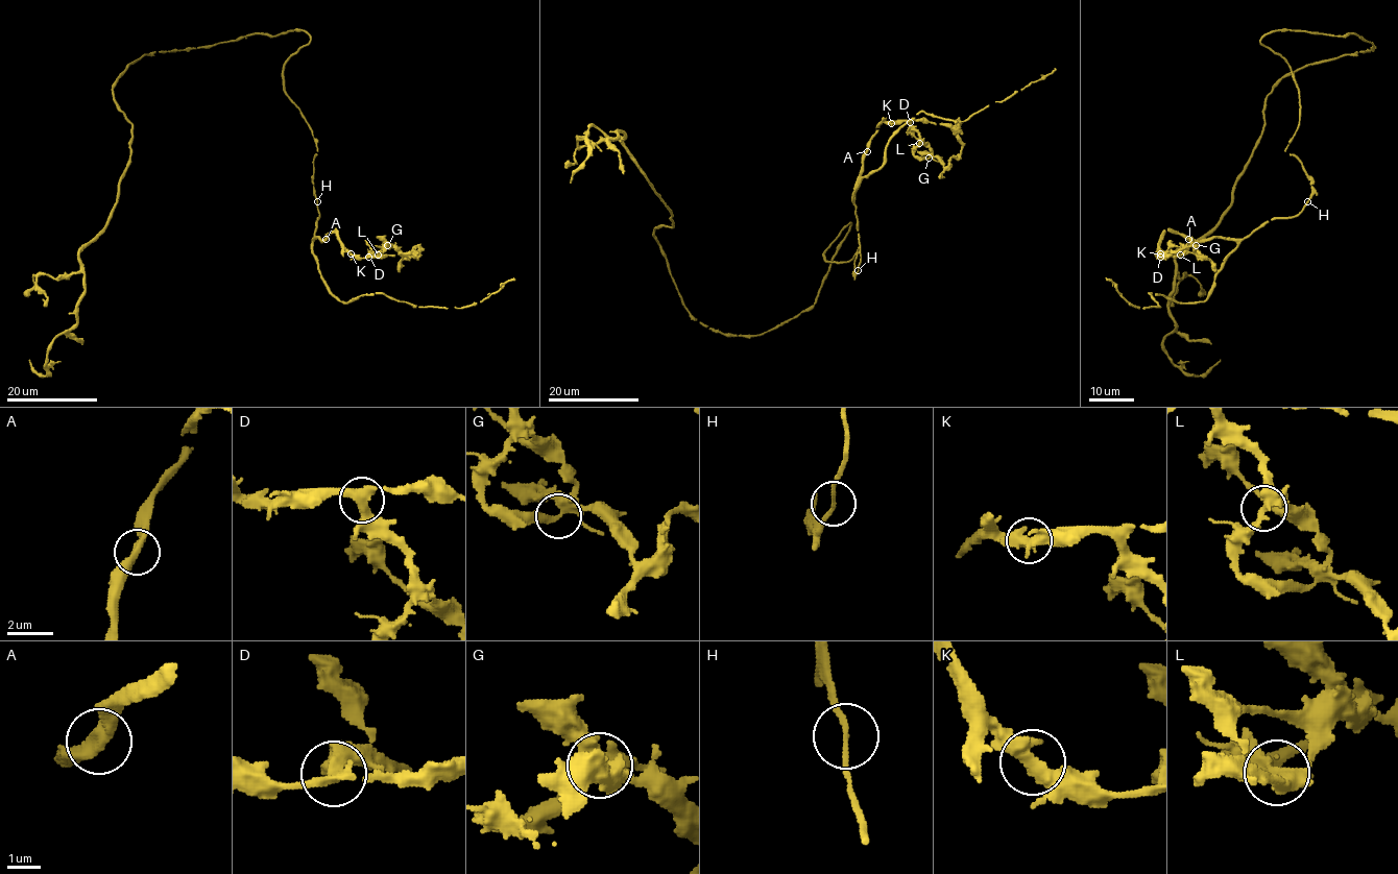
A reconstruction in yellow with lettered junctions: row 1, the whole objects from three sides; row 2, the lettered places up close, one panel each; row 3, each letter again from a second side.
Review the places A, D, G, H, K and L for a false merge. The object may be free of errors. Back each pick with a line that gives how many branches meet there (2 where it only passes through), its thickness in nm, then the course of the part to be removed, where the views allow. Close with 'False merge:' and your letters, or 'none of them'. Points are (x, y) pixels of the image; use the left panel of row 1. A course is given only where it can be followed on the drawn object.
False merge: none of them

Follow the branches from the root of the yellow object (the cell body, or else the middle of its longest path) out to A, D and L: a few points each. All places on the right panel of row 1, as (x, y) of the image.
A: (1321, 33), (1260, 41), (1298, 89), (1285, 151), (1310, 181), (1307, 204), (1242, 239), (1188, 239)
D: (1321, 33), (1260, 41), (1298, 89), (1285, 151), (1310, 181), (1307, 204), (1242, 239), (1167, 229), (1160, 256)
L: (1321, 33), (1260, 41), (1298, 89), (1285, 151), (1307, 204), (1242, 239), (1165, 232), (1159, 259), (1180, 255)

